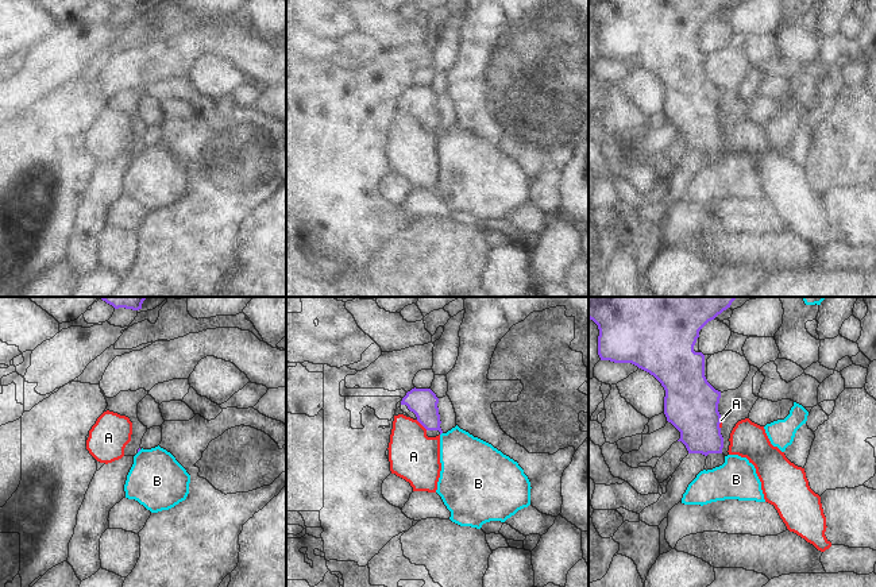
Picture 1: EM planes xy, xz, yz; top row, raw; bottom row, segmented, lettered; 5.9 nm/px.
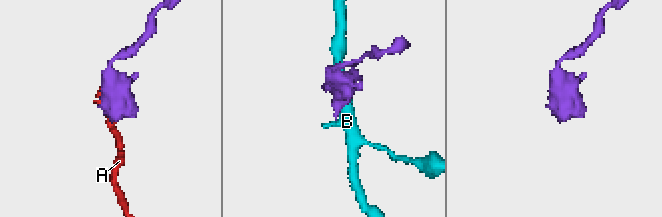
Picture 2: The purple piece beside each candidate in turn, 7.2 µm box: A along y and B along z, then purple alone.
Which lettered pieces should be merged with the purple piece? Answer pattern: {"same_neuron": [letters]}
{"same_neuron": []}

